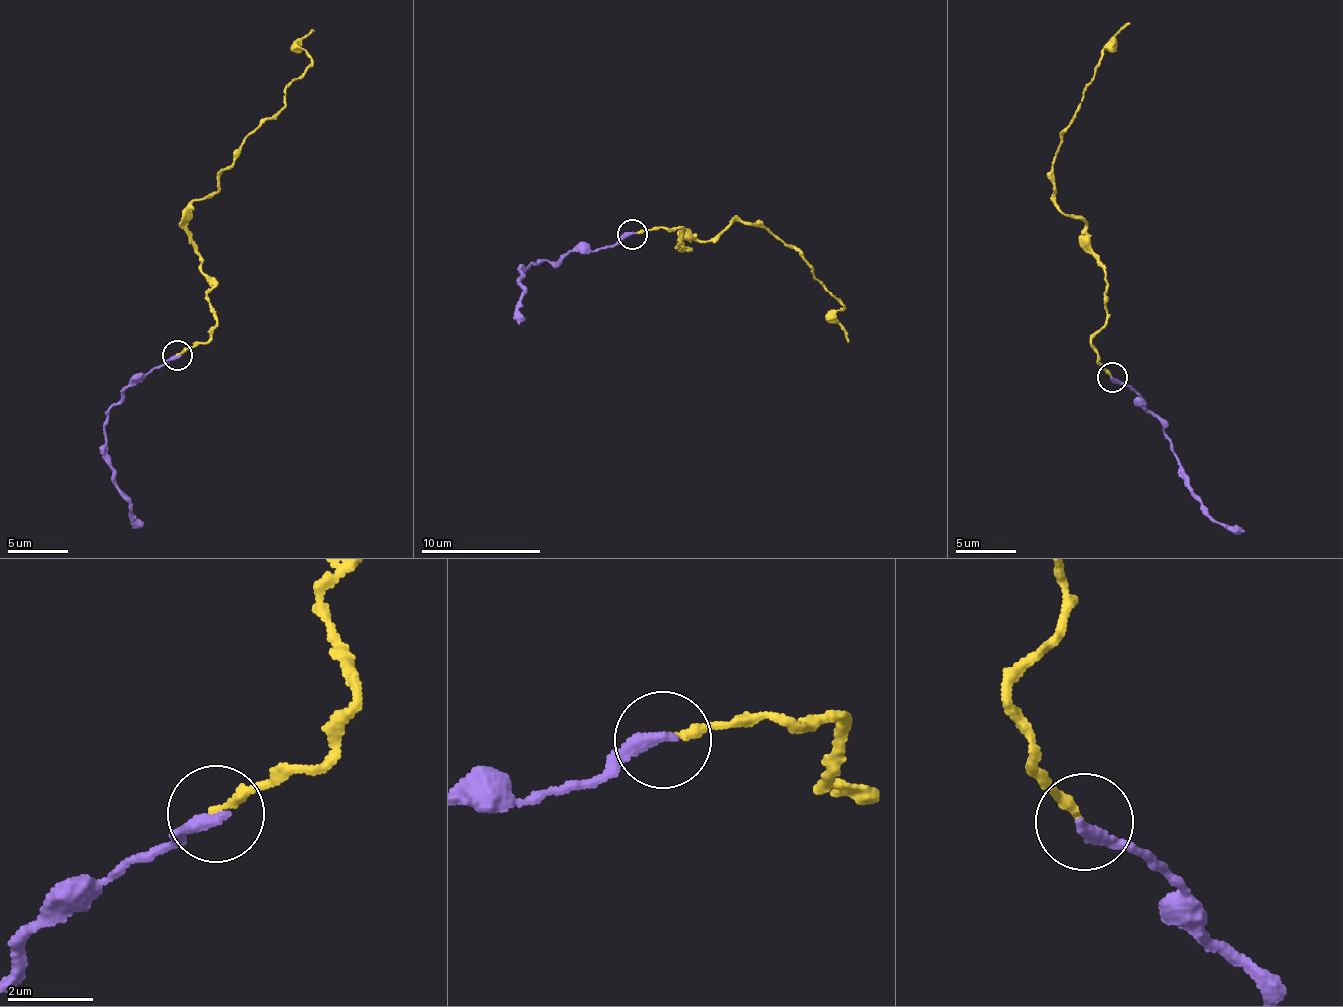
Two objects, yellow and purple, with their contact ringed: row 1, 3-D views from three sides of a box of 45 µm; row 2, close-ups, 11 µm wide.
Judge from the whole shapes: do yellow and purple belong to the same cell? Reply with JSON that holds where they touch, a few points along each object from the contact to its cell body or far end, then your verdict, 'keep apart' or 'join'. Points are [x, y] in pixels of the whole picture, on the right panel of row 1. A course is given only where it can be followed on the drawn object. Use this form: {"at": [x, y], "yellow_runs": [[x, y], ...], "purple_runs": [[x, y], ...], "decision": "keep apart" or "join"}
{"at": [1112, 377], "yellow_runs": [[1110, 378], [1092, 341], [1107, 322], [1102, 263], [1087, 231], [1056, 198], [1051, 169], [1096, 64], [1129, 22]], "purple_runs": [[1113, 378], [1136, 391], [1168, 435], [1179, 474], [1192, 496], [1209, 514], [1244, 533]], "decision": "join"}

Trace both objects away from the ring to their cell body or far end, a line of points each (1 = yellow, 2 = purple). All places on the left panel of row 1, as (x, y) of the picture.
1: (178, 355), (216, 323), (190, 207), (279, 112), (308, 64), (299, 45), (312, 29)
2: (178, 356), (134, 376), (110, 411), (105, 426), (104, 451), (114, 488), (129, 501), (139, 528)

